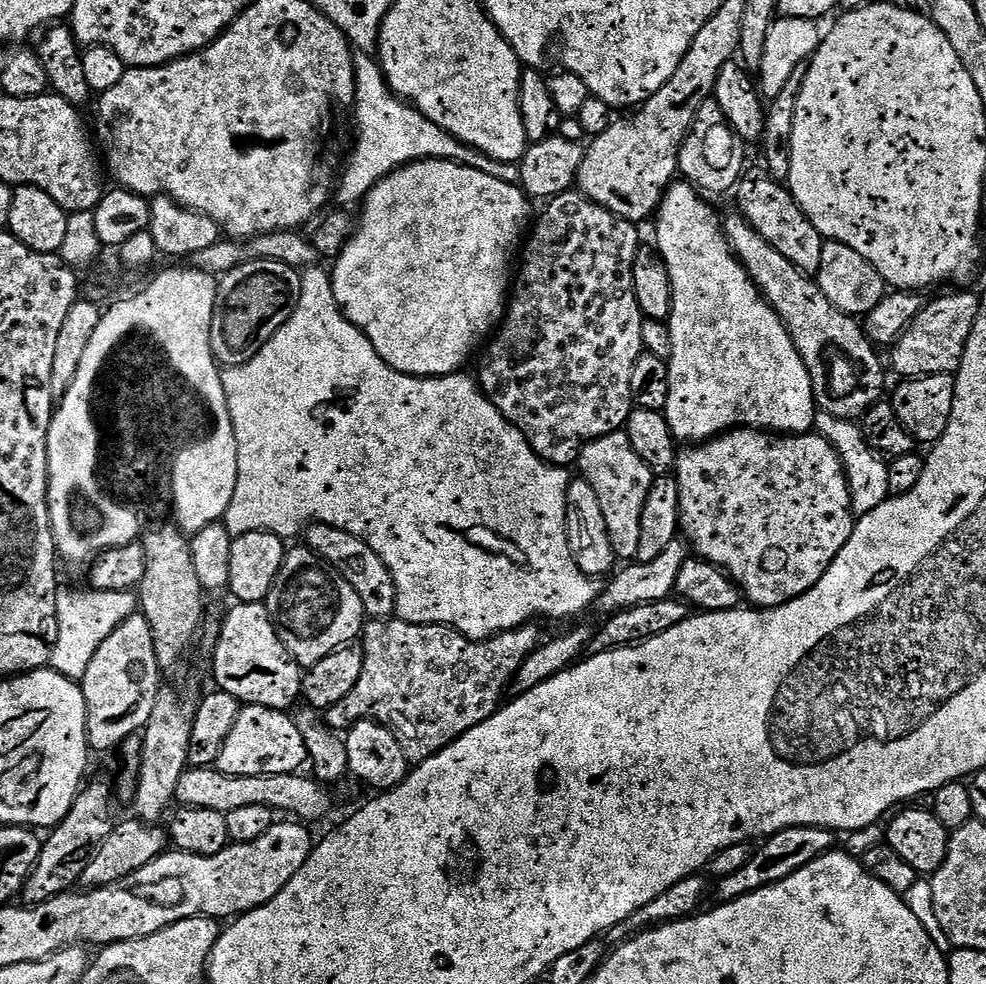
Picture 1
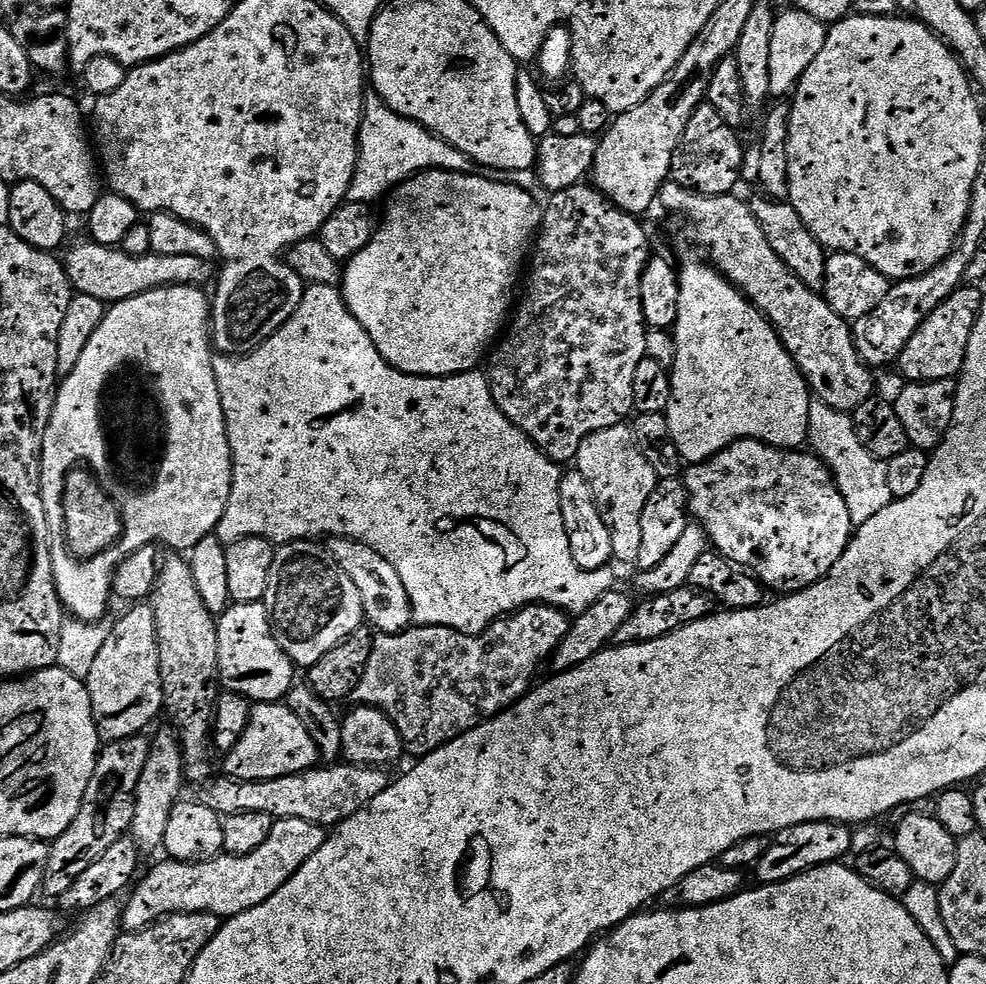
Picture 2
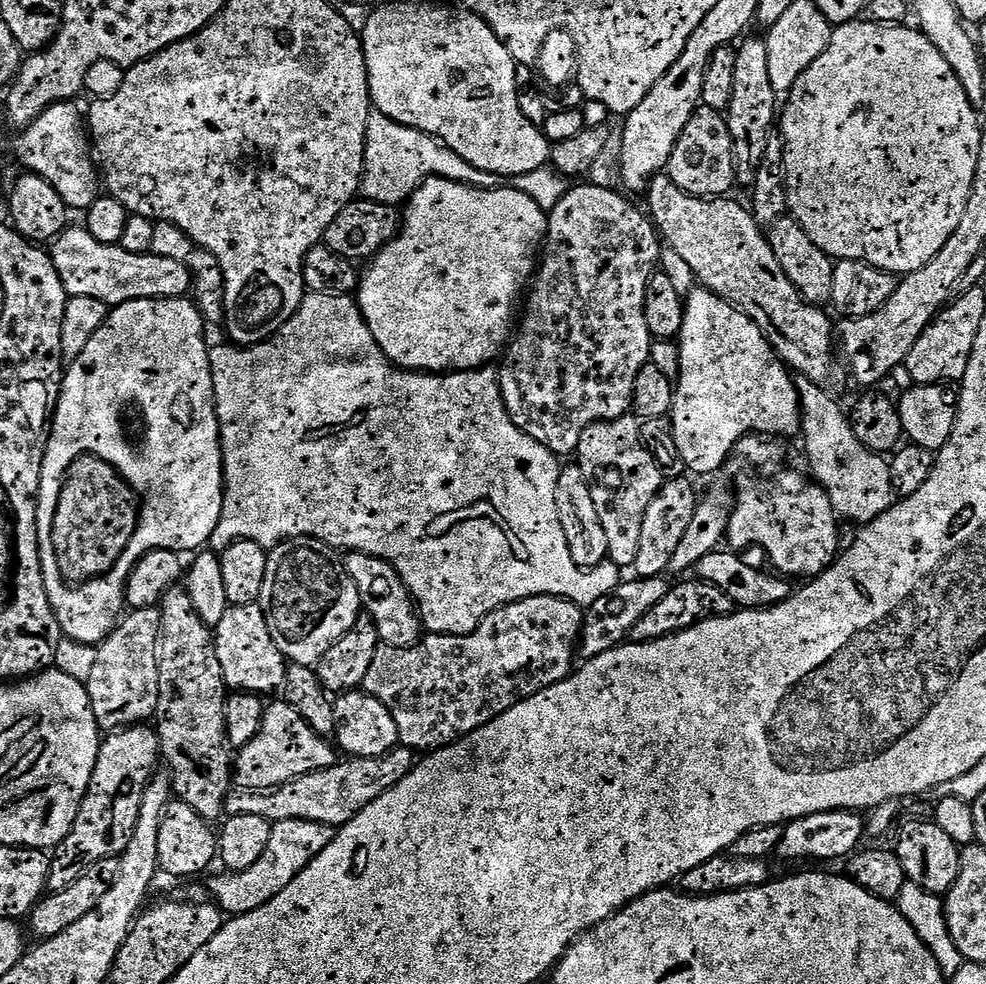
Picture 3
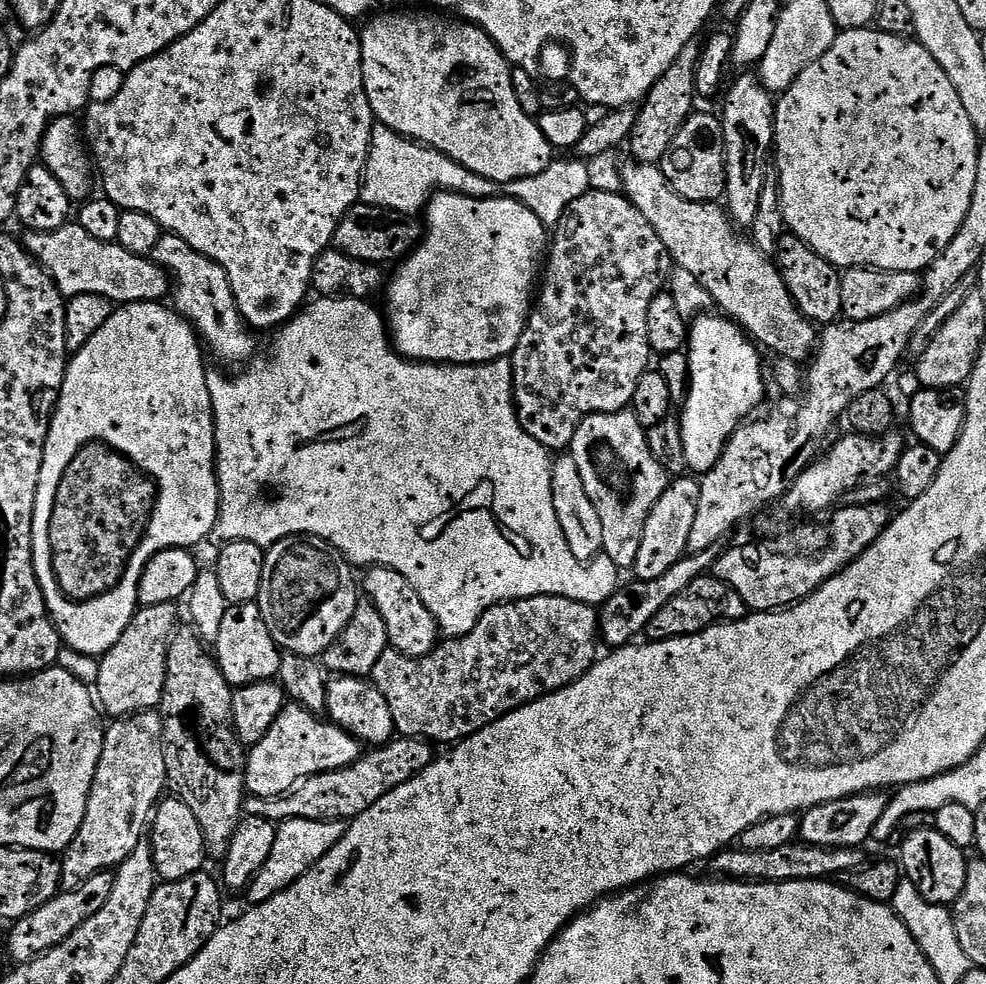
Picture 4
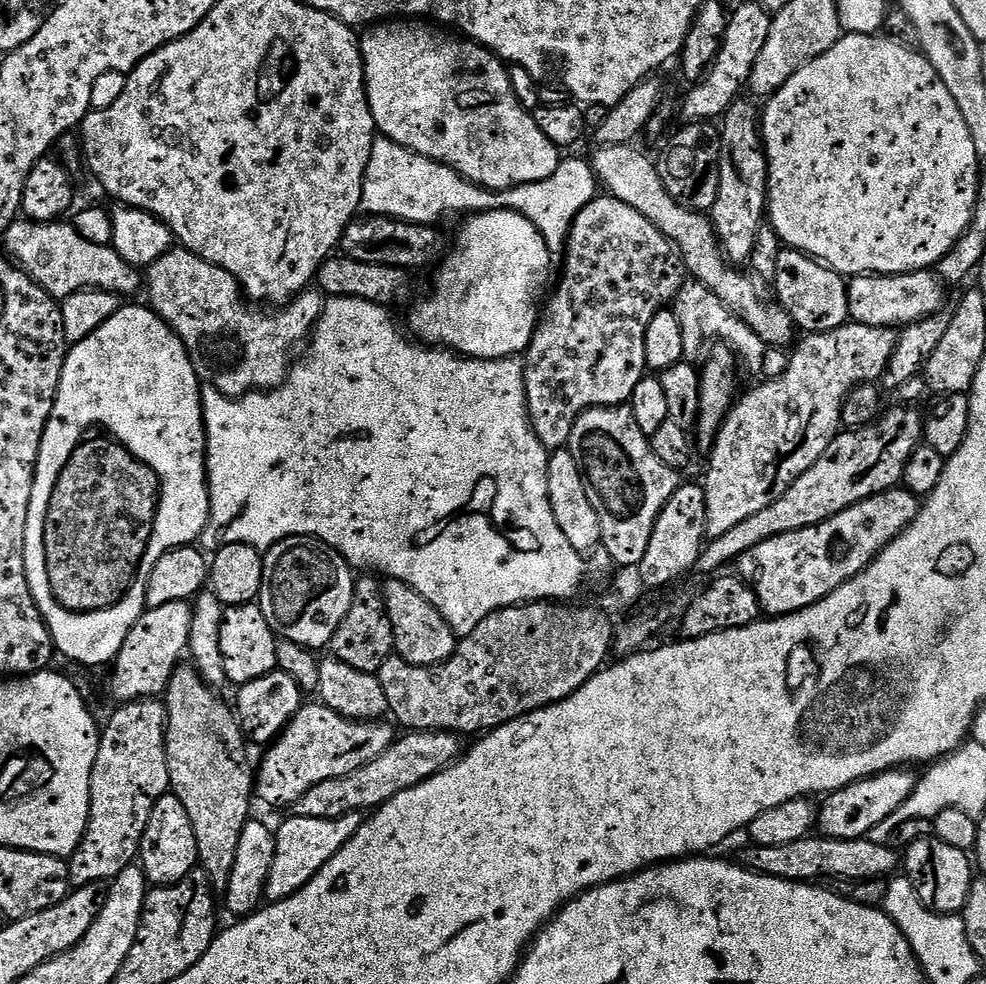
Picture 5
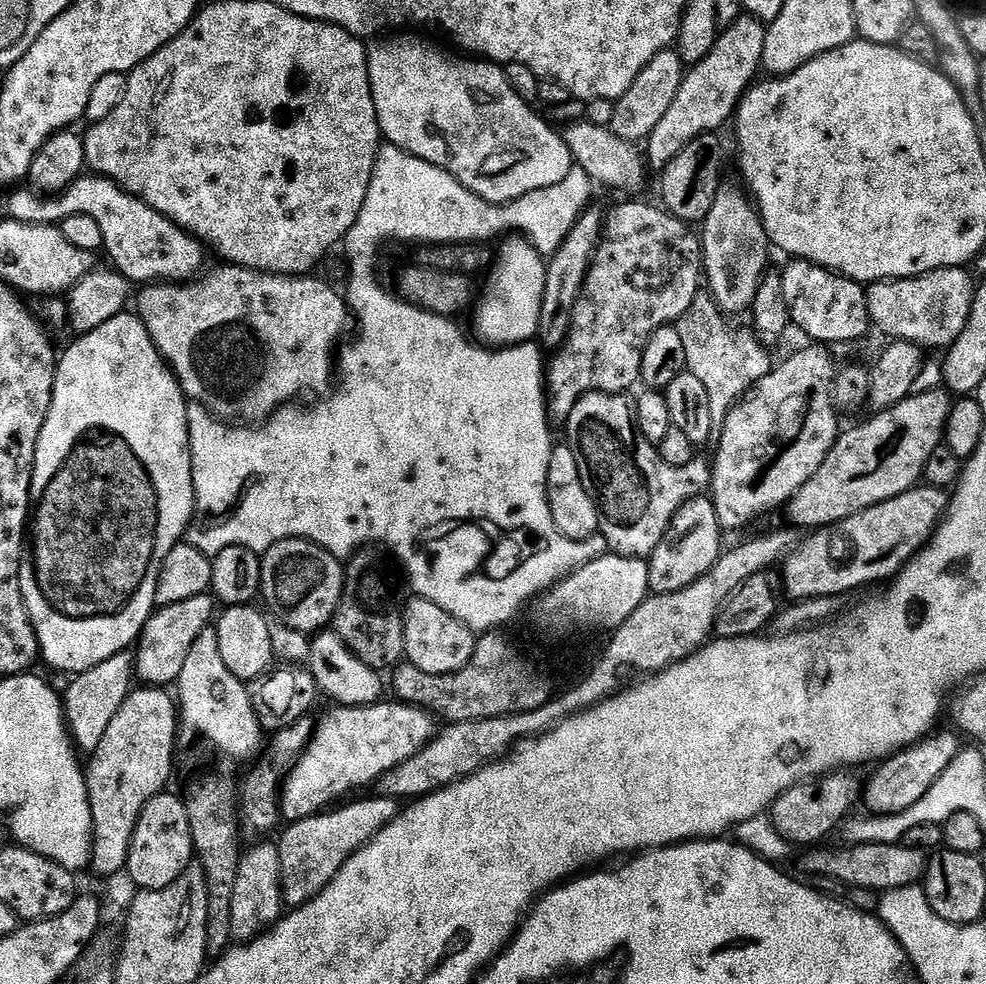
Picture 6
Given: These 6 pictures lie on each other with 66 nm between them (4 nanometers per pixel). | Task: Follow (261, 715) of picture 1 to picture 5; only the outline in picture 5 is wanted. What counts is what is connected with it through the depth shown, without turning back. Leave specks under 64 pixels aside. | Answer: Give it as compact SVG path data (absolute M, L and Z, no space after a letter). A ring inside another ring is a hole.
M305 703L279 736L267 745L264 761L254 772L254 792L270 804L295 806L298 798L318 782L354 774L366 762L374 762L391 746L394 733L388 722L347 720L324 704Z

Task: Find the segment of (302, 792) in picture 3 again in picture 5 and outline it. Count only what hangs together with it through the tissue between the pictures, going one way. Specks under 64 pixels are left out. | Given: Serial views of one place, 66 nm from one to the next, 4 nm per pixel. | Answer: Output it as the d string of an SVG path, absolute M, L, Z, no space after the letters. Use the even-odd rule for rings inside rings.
M405 731L401 738L393 739L392 744L374 762L366 762L354 774L346 774L342 778L334 778L326 782L318 782L294 806L295 815L306 818L338 818L351 812L371 813L381 808L394 794L402 794L402 790L410 790L426 778L438 774L443 768L461 759L461 737L454 732L442 731Z

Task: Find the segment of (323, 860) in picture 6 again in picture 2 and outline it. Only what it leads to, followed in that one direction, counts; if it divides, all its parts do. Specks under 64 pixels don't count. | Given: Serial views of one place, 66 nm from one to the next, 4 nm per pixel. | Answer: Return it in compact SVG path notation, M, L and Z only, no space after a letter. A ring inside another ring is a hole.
M286 818L276 820L270 830L270 838L266 838L258 850L250 850L250 854L221 854L201 864L165 859L164 864L156 864L144 877L141 875L135 881L136 889L134 884L127 893L128 901L122 904L123 927L130 932L141 932L176 912L209 912L227 918L254 906L262 906L266 898L282 890L282 886L294 878L296 871L318 854L325 839L326 832L321 825L302 818Z

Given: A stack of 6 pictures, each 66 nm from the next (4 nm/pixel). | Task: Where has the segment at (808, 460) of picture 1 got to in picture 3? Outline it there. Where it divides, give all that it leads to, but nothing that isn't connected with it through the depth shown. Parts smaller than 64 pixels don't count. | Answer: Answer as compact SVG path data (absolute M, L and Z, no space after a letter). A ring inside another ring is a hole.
M784 472L773 482L772 488L759 488L756 484L746 485L740 493L735 493L734 507L728 519L727 543L736 550L745 550L744 548L751 544L764 548L769 562L773 564L771 567L785 578L821 576L833 564L842 548L840 528L836 525L838 517L827 491L820 484L810 482L809 477L805 476L800 472Z

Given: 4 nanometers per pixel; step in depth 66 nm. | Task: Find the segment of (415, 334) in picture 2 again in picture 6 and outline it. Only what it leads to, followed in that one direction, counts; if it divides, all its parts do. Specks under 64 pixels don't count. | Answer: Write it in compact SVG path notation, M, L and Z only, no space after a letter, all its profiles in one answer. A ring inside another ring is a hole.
M512 234L500 242L496 261L492 264L492 273L484 284L488 293L485 294L481 304L479 301L475 305L476 317L472 320L473 326L476 327L475 339L489 348L507 348L513 344L527 344L537 339L540 331L537 313L532 311L525 316L520 313L520 284L528 288L530 295L539 297L546 290L548 277L545 257L541 256L539 250L524 239L523 235Z

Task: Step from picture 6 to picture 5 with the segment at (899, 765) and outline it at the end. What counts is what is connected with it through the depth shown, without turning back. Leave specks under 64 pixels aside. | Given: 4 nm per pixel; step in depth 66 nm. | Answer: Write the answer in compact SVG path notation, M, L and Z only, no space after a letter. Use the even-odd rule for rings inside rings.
M901 766L890 772L880 772L877 776L868 776L865 780L854 782L842 790L829 795L828 800L818 808L819 835L843 840L863 840L872 836L874 826L882 826L910 794L916 789L917 773Z

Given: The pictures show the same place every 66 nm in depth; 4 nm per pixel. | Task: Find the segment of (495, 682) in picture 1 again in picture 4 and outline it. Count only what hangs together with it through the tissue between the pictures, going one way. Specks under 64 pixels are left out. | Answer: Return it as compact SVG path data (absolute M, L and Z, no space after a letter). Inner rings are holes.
M535 596L534 598L522 598L521 600L507 600L504 604L494 606L482 614L482 618L475 624L474 631L459 638L448 638L438 643L433 651L422 658L412 658L402 655L394 649L389 648L384 651L378 663L374 666L371 679L376 687L390 703L391 713L394 715L397 733L400 736L414 737L416 739L427 740L431 743L450 742L449 744L459 743L468 736L480 732L487 724L492 724L508 712L513 712L522 707L523 704L529 704L539 700L541 696L562 690L570 686L582 674L586 674L592 668L598 659L596 653L596 644L600 640L600 613L595 607L586 602L574 602L574 598L562 598L561 596Z

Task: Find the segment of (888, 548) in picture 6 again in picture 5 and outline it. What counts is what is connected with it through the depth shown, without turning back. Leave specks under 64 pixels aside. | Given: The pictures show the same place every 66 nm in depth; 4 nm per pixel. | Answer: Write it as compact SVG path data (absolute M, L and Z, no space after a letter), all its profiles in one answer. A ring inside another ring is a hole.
M903 486L886 490L882 494L874 494L821 524L806 526L802 530L794 530L786 534L778 534L772 540L762 542L734 561L735 575L745 580L754 590L760 603L760 611L765 617L789 616L817 604L822 598L829 596L838 586L842 586L850 578L854 578L866 566L876 560L876 555L881 552L894 538L904 533L904 529L914 522L920 512L921 497L915 496Z

